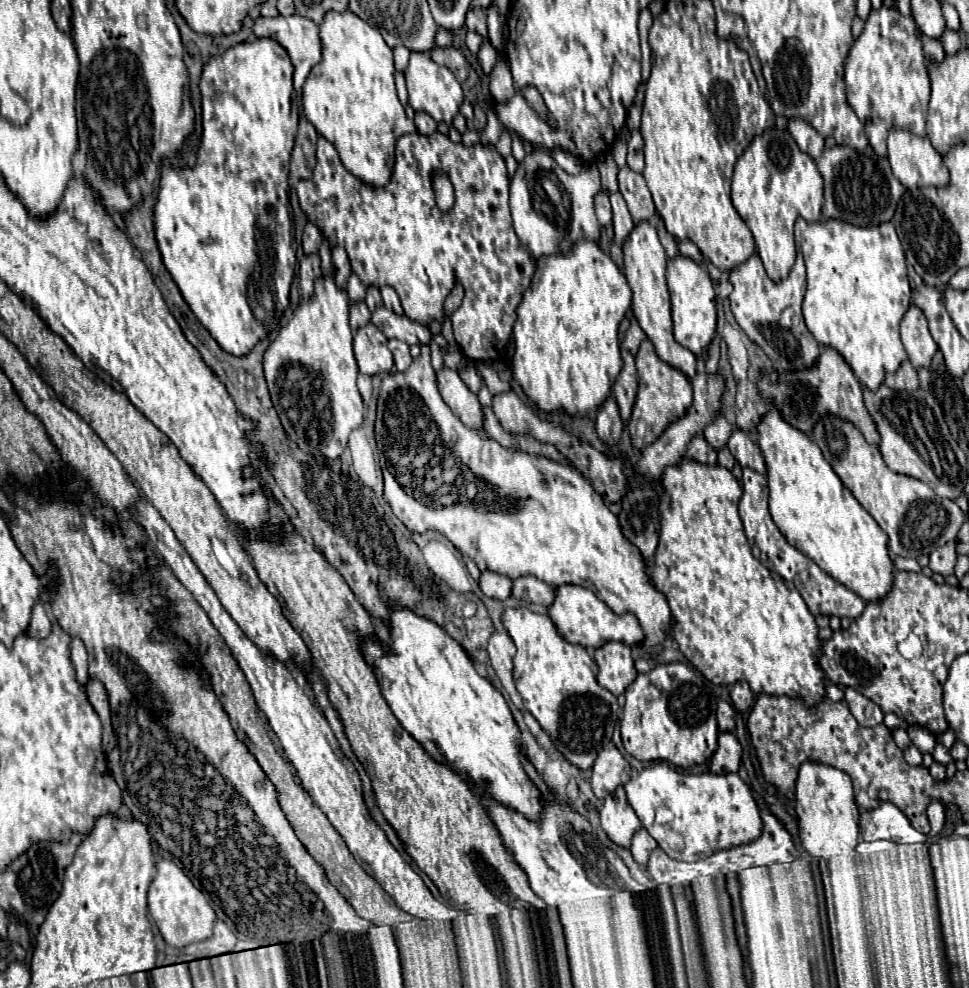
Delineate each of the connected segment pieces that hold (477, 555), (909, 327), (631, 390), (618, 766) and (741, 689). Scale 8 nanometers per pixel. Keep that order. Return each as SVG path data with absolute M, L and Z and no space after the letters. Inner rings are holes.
M422 345L420 357L414 359L412 367L404 373L386 373L382 377L382 387L378 395L378 417L374 425L380 469L384 475L384 499L392 507L394 515L412 531L424 533L428 529L440 531L450 543L468 559L476 563L480 571L494 571L508 575L512 579L534 575L540 581L560 587L560 585L580 585L594 591L594 595L606 603L614 613L634 613L644 629L644 649L654 653L660 649L666 629L670 629L670 607L664 595L660 595L646 577L646 567L640 551L632 547L618 525L618 519L606 503L592 491L592 485L568 463L548 459L544 455L530 455L526 451L514 451L502 447L498 441L490 439L484 429L466 427L440 399L434 369L430 365L430 345ZM438 455L456 455L468 471L492 485L498 499L492 505L478 507L466 497L466 489L458 483L444 481L444 467Z
M910 307L906 311L906 315L900 323L900 337L906 347L908 361L914 365L914 369L920 369L920 367L928 369L938 347L928 331L928 323L920 309Z
M622 349L622 359L624 359L624 367L612 387L614 397L618 401L620 407L620 415L622 415L622 423L628 423L634 401L636 401L636 389L638 389L638 373L636 373L636 365L634 365L634 357Z
M616 747L604 749L598 755L598 759L594 761L592 771L594 771L592 773L592 791L602 801L616 787L624 785L632 775L632 767L628 765L628 761L622 757L622 753Z
M738 681L730 691L730 699L738 711L748 711L754 705L754 693L750 691L746 681Z

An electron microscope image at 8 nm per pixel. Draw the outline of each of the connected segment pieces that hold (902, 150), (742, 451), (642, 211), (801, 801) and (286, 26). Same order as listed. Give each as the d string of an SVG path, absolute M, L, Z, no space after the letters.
M894 127L888 133L888 161L890 161L892 173L906 189L928 187L928 185L934 185L934 187L948 185L948 169L942 165L942 155L932 147L928 137L918 137L910 131Z
M736 429L728 441L728 449L732 453L732 457L740 463L740 467L750 467L758 473L766 473L766 465L764 465L764 459L762 459L762 453L758 449L758 445L752 441L750 435L746 435L744 431Z
M622 167L618 173L618 185L620 185L620 193L628 203L634 223L640 223L640 219L650 219L656 213L650 191L640 173L632 171L630 167Z
M806 761L800 767L795 791L798 827L804 849L812 857L824 859L852 853L858 845L858 805L854 801L854 787L848 773L824 763Z
M278 15L274 19L258 17L252 25L252 33L256 37L274 39L288 51L294 65L294 91L302 95L302 85L310 69L320 61L318 25L298 15Z

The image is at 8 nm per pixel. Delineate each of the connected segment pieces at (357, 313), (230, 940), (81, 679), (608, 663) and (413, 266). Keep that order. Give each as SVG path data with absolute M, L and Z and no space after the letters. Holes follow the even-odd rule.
M356 301L350 307L350 327L356 331L358 327L364 327L370 321L370 309L364 301Z
M218 919L214 923L214 935L208 941L192 943L192 945L184 947L182 951L186 955L190 955L190 959L202 959L202 957L216 957L216 955L232 953L234 945L236 945L236 935L228 929L228 925L224 921Z
M74 637L70 641L70 661L72 661L74 673L76 673L76 681L84 689L88 683L88 655L86 655L84 643L78 637Z
M606 643L596 649L594 661L598 665L598 683L612 695L622 695L624 689L636 679L632 649L624 643Z
M434 131L432 135L402 135L396 141L396 163L390 183L384 187L374 187L354 177L342 165L338 151L324 137L318 137L316 147L316 167L308 181L300 181L296 187L300 207L312 223L316 223L334 245L342 245L350 257L352 271L360 275L364 285L390 285L400 297L404 313L418 321L430 323L432 319L442 319L444 299L456 285L454 269L460 269L460 285L464 287L464 299L458 311L452 313L452 327L456 343L462 353L472 361L500 361L504 357L506 343L512 337L512 323L516 321L516 303L532 279L536 263L528 249L520 243L508 207L508 185L510 177L506 171L504 157L494 149L494 145L454 145L446 135ZM432 171L446 171L450 177L456 203L450 211L442 213L436 207L432 191Z

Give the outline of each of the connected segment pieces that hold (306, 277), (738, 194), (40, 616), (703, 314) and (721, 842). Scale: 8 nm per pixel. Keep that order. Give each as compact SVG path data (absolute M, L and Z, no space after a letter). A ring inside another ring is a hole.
M316 253L304 255L304 257L300 259L300 271L298 271L304 299L306 299L308 295L312 295L312 283L314 283L314 279L320 277L320 275L322 275L322 271L320 271L320 257L318 257Z
M770 127L758 135L738 159L732 177L732 203L754 235L764 269L778 281L788 277L796 259L796 217L800 215L810 223L822 217L824 177L820 175L816 161L800 151L788 129Z
M38 601L34 607L32 607L32 619L30 619L30 625L26 629L26 635L28 637L36 637L36 639L44 639L48 637L52 631L52 621L50 617L46 615L44 611L44 605Z
M676 255L668 261L668 289L672 299L672 321L674 321L674 339L682 347L690 349L696 357L706 359L708 347L716 335L716 299L714 299L714 287L710 283L708 271L694 263L690 257Z
M658 761L634 775L624 785L624 791L640 823L656 839L658 847L678 861L700 861L716 851L752 843L762 831L752 791L738 775L690 775L674 769L666 761ZM664 807L672 813L670 822Z

